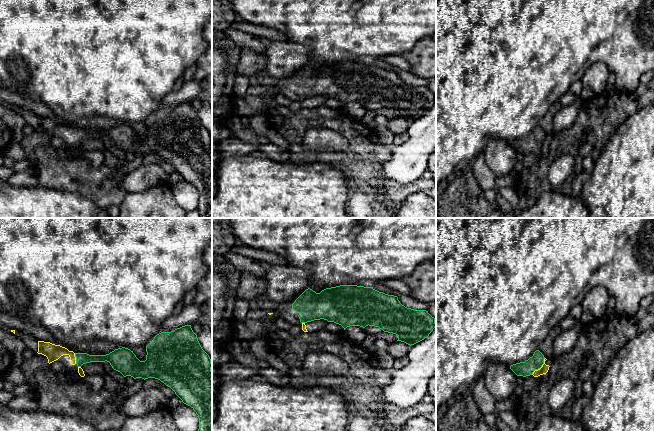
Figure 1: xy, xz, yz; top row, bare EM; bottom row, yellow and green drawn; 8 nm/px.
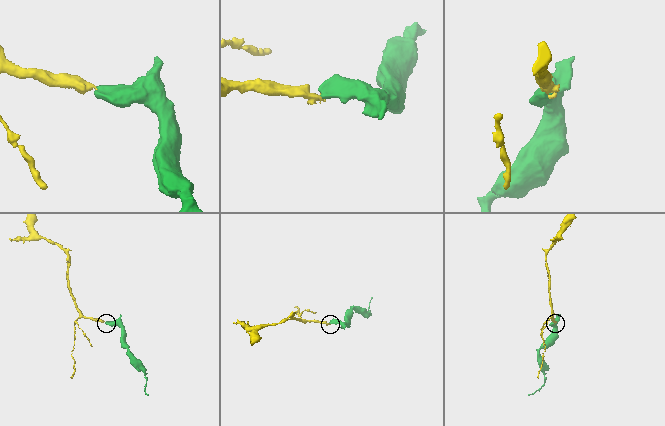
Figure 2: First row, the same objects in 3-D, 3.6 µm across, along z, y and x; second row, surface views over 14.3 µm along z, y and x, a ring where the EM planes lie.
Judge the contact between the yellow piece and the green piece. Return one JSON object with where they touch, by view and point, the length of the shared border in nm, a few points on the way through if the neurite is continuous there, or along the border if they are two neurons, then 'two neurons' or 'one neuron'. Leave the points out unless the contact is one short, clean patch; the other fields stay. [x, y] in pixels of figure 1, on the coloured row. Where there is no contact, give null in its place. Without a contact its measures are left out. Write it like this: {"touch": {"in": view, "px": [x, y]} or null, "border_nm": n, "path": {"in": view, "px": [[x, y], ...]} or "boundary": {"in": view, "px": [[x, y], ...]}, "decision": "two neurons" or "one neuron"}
{"touch": {"in": "yz", "px": [541, 367]}, "border_nm": 180, "path": {"in": "yz", "px": [[544, 369], [541, 367], [526, 368]]}, "decision": "one neuron"}

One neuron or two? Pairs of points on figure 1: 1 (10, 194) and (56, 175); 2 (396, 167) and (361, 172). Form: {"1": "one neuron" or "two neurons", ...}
{"1": "two neurons", "2": "two neurons"}

